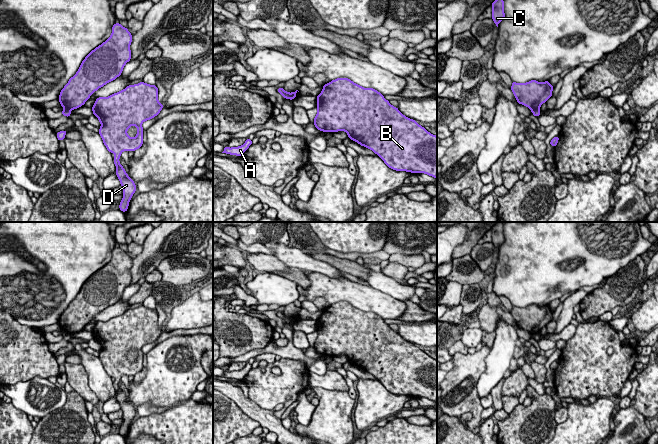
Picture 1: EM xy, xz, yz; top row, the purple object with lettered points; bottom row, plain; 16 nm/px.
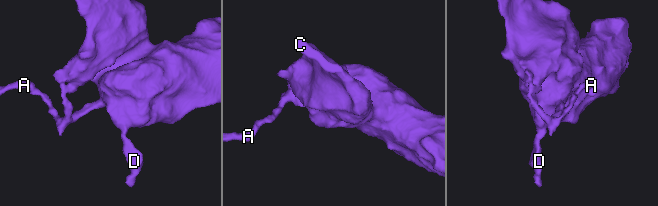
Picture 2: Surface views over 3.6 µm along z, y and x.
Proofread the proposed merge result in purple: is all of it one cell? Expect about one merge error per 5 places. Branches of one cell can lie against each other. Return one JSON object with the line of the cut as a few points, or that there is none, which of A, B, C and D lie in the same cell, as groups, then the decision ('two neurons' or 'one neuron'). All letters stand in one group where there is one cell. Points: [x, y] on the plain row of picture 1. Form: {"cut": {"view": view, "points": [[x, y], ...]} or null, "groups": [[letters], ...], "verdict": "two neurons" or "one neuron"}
{"cut": {"view": "yz", "points": [[538, 333], [531, 334]]}, "groups": [["A"], ["B", "C", "D"]], "verdict": "two neurons"}

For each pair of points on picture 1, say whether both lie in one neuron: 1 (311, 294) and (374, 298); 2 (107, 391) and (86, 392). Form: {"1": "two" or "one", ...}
{"1": "one", "2": "two"}

